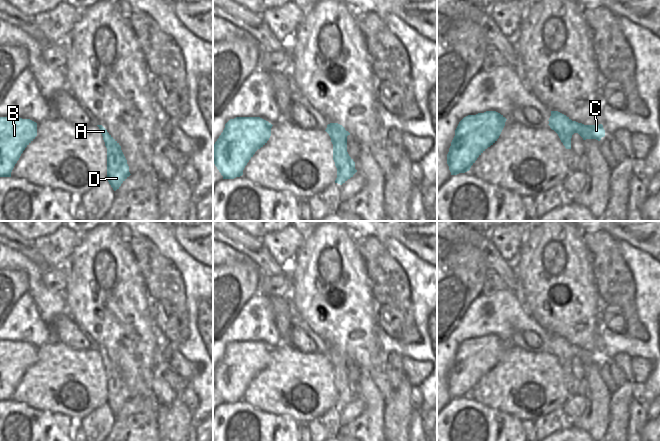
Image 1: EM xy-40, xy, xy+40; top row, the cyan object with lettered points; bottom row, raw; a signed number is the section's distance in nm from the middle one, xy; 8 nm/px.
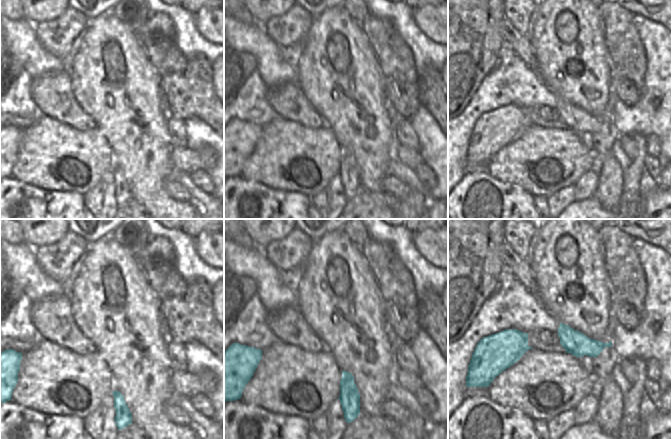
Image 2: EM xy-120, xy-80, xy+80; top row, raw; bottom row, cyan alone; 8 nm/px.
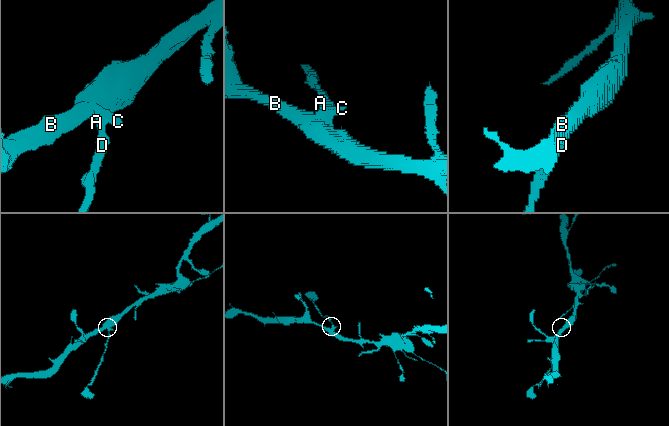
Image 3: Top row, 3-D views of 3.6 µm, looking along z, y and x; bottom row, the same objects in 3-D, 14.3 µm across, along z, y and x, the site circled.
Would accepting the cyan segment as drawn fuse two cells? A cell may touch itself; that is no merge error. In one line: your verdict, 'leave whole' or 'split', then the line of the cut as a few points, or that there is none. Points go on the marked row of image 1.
split | xy+40 (555, 131), (571, 135)

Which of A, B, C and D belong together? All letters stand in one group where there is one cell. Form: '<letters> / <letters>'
A D / B C

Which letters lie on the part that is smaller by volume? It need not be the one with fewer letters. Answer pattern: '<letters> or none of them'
A, D

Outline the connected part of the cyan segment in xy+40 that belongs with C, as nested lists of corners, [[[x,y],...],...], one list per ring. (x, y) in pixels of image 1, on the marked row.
[[[551,111],[551,116],[548,121],[550,128],[555,132],[558,131],[562,135],[573,135],[574,133],[578,133],[583,140],[596,139],[598,141],[605,136],[605,130],[602,124],[584,125],[572,121],[569,117],[558,111]]]

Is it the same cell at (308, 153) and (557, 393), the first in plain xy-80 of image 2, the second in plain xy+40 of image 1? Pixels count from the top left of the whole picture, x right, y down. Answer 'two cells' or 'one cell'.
one cell

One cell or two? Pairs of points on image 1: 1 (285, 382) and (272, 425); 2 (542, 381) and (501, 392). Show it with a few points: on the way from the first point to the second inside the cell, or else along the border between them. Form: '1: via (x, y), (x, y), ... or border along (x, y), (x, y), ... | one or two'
1: border along (253, 406), (274, 414), (287, 414), (297, 422) | two
2: via (532, 378), (511, 387) | one

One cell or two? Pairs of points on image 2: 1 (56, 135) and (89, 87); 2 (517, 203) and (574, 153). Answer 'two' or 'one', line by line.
1: two
2: two

